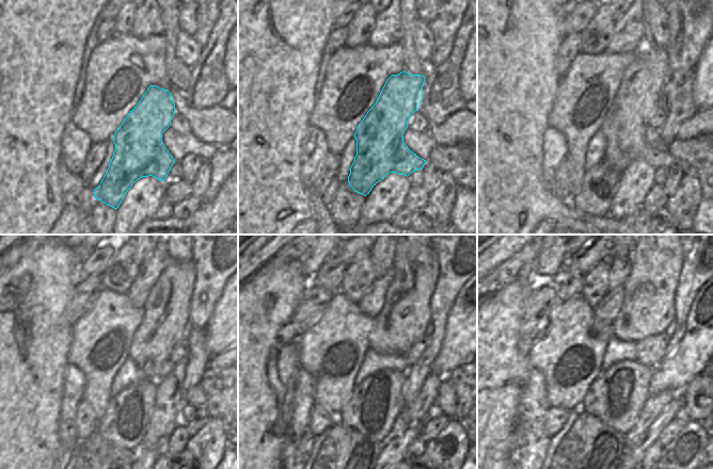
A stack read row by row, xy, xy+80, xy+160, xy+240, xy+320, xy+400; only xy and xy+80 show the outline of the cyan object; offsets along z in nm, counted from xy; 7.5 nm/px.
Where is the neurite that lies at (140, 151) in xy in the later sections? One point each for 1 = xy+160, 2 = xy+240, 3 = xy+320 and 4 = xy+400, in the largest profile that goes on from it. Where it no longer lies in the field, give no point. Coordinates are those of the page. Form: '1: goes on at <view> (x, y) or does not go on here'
1: goes on at xy+160 (639, 92)
2: goes on at xy+240 (165, 321)
3: goes on at xy+320 (406, 313)
4: goes on at xy+400 (648, 307)

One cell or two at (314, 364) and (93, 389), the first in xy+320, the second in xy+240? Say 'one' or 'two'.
one

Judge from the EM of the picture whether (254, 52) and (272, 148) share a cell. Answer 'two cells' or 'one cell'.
one cell

